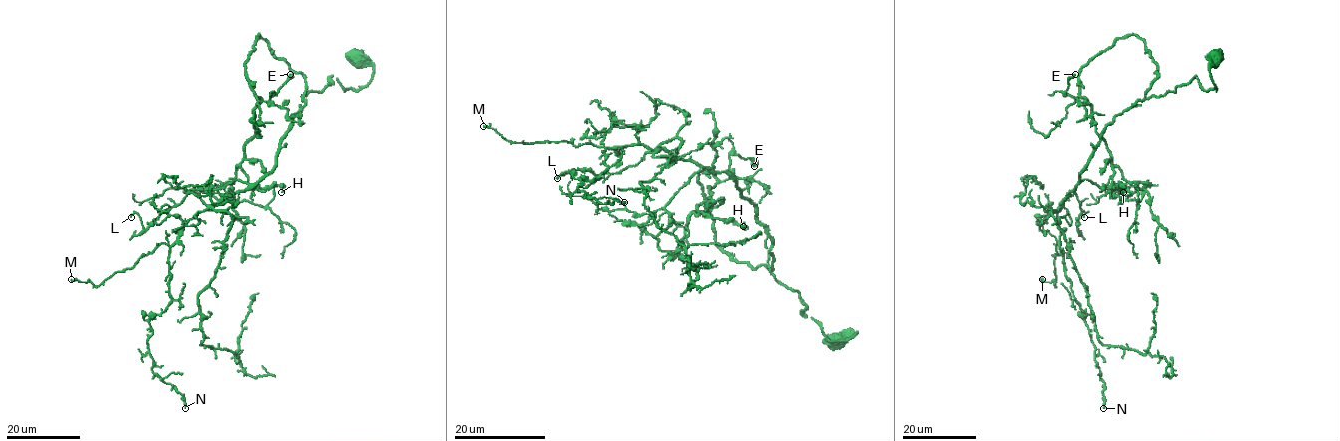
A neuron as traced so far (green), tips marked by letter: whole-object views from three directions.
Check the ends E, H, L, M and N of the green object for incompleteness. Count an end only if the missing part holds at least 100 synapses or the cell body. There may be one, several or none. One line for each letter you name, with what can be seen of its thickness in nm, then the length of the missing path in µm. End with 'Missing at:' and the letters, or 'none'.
Missing at: none

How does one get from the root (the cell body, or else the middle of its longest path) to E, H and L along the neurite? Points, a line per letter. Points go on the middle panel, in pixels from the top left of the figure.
E: (835, 340), (857, 333), (830, 341), (769, 254), (752, 268), (715, 239), (698, 174), (754, 166)
H: (835, 340), (857, 333), (830, 341), (769, 254), (717, 243), (701, 171), (692, 212), (743, 226)
L: (835, 340), (857, 333), (830, 341), (807, 317), (725, 172), (657, 149), (557, 178)

